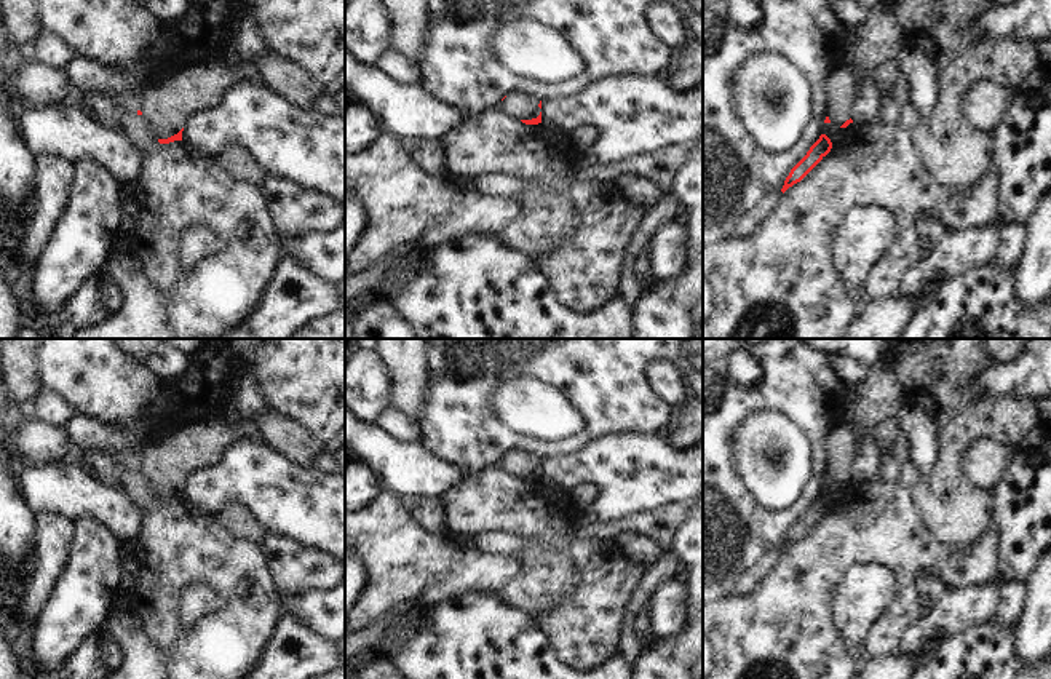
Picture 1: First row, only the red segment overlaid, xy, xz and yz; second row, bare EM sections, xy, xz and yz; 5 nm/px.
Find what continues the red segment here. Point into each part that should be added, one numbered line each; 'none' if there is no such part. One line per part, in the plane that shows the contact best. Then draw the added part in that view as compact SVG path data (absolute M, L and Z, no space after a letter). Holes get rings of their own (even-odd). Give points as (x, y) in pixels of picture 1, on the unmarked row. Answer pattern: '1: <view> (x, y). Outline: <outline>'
1: xy (166, 464). Outline: M265 411L249 430L228 427L224 420L188 423L149 443L139 454L136 468L160 497L177 492L188 475L214 467L225 449L252 431L273 451L299 467L311 467L323 444L289 417Z

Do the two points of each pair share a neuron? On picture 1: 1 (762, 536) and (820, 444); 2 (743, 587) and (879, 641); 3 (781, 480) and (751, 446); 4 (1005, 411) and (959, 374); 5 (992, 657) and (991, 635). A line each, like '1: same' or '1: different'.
1: same
2: different
3: same
4: same
5: same

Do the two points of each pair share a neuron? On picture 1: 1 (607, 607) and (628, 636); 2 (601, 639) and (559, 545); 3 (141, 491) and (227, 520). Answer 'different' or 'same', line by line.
1: different
2: different
3: different

